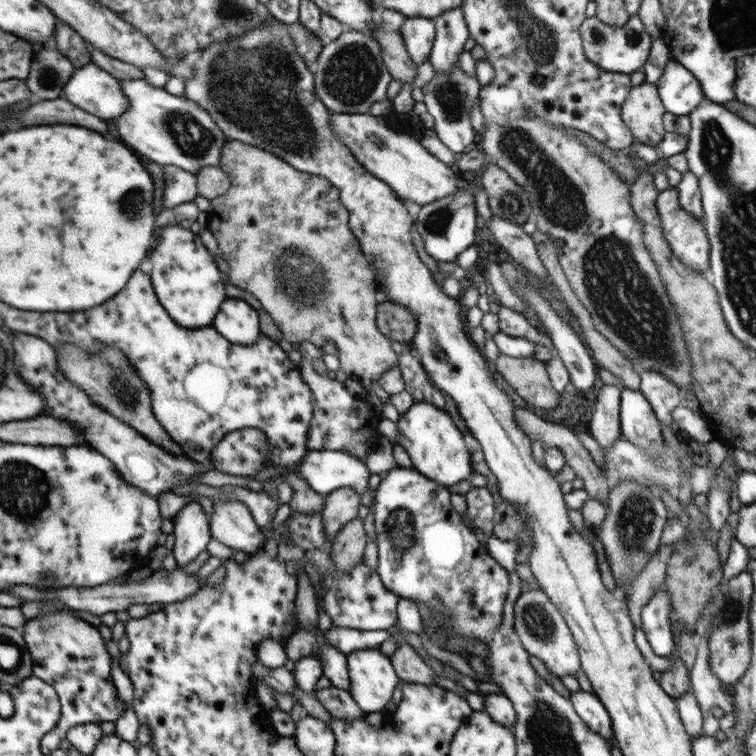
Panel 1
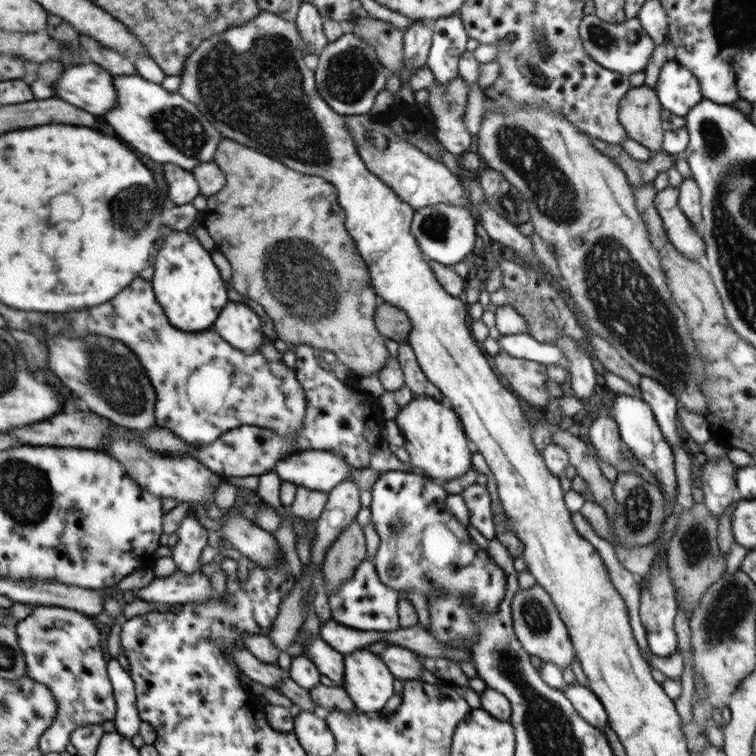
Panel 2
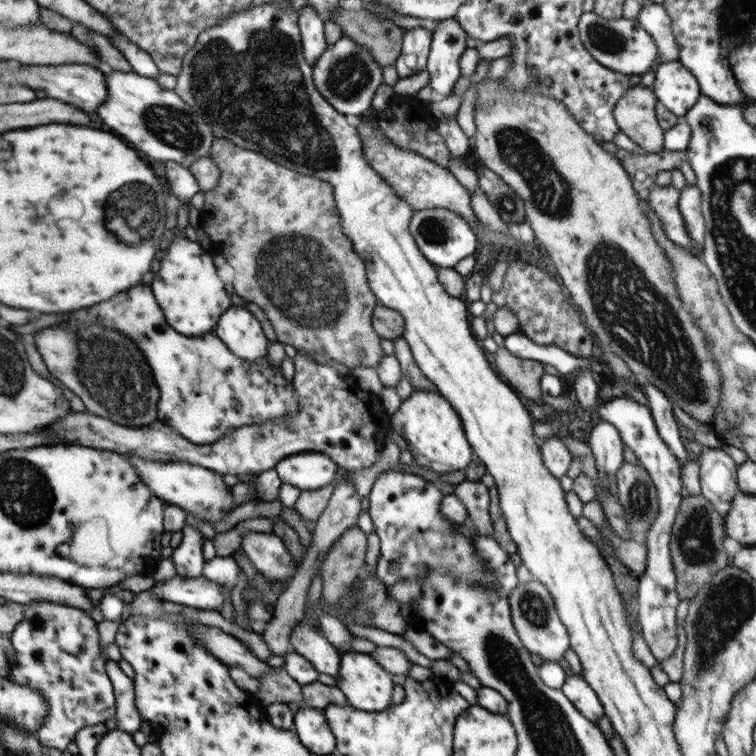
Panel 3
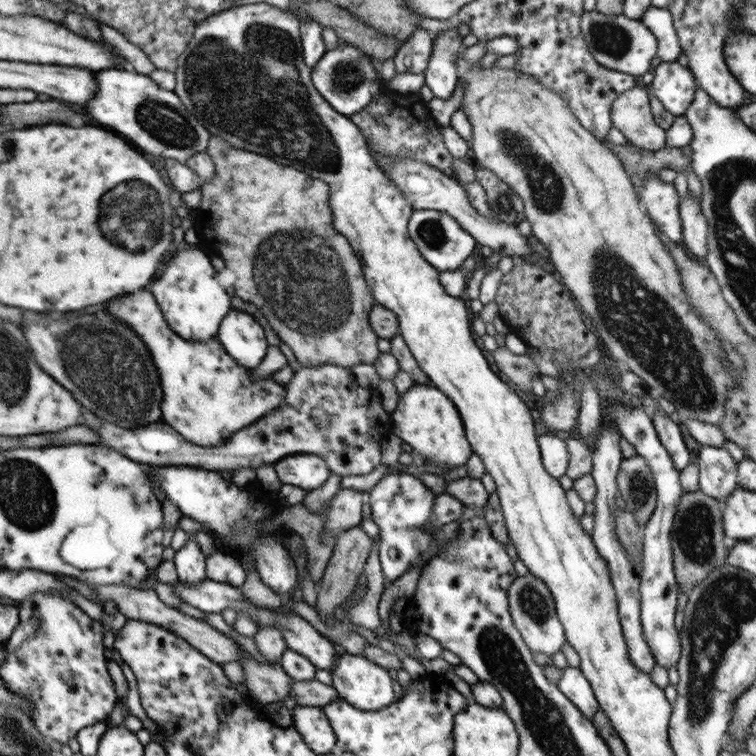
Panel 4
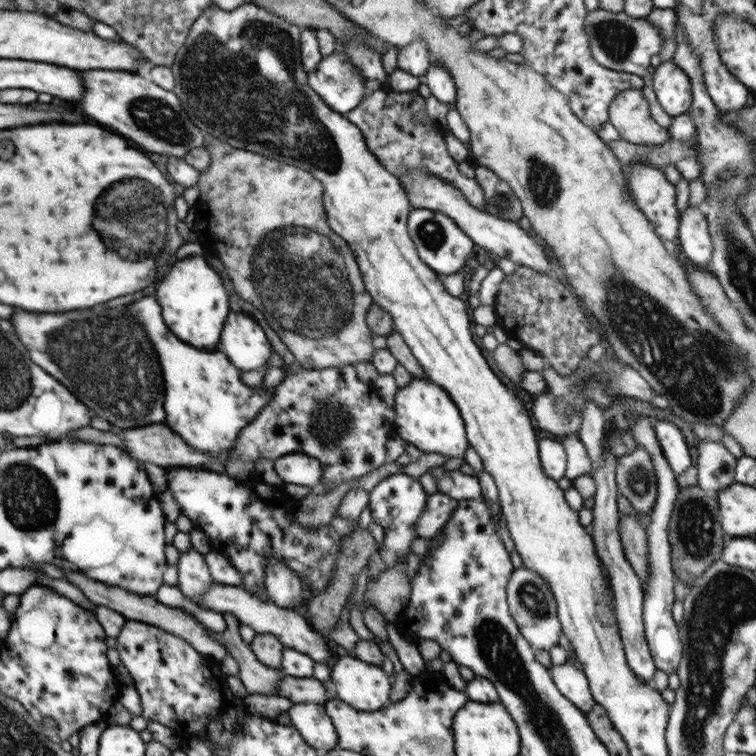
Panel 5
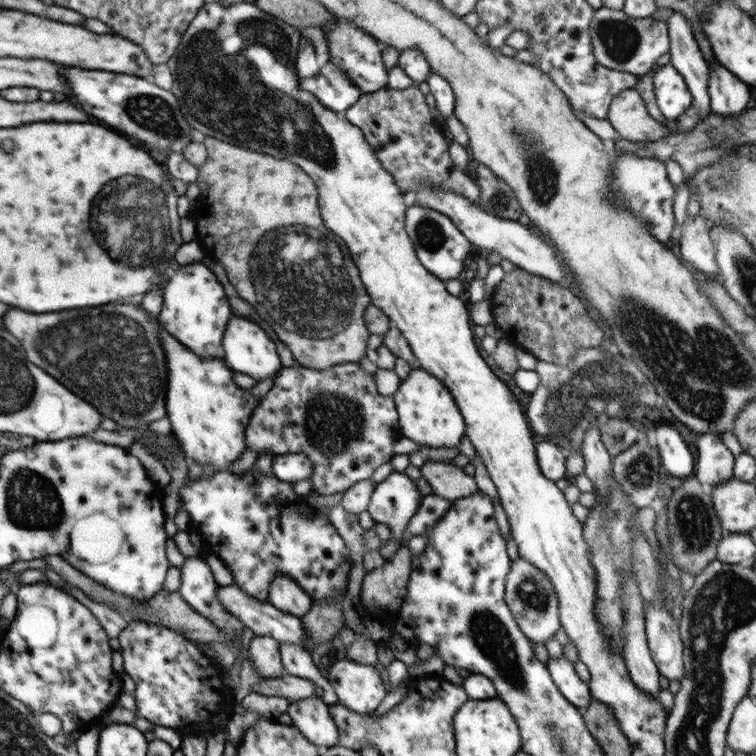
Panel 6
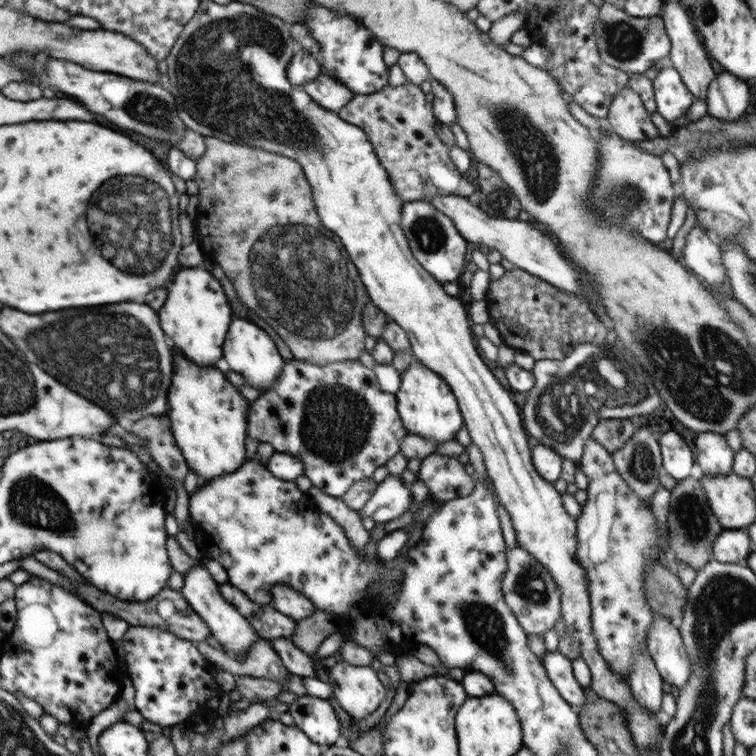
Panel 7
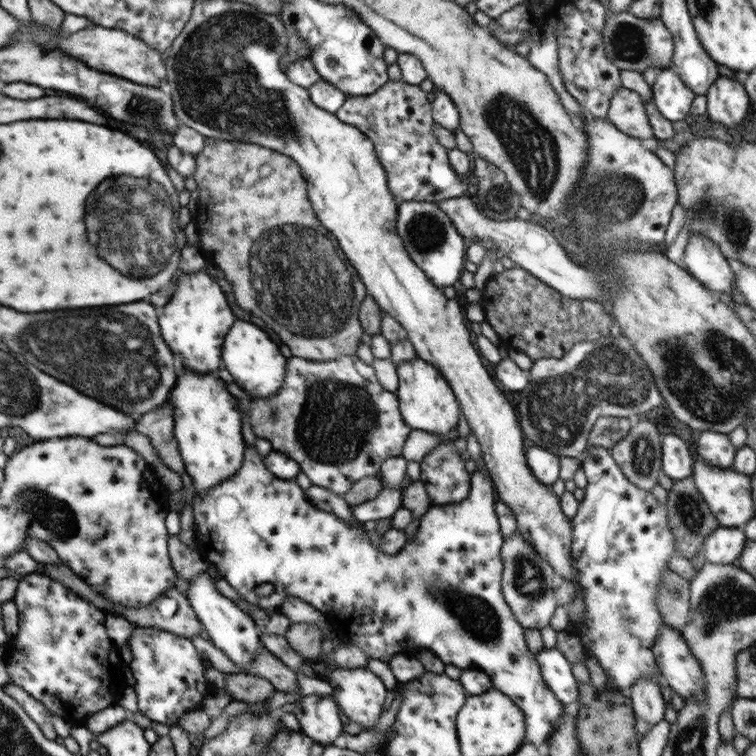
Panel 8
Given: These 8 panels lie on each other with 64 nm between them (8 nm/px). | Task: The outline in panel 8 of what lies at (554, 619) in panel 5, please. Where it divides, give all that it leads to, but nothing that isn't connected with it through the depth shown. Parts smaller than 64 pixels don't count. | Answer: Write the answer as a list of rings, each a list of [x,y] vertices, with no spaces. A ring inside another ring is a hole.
[[[516,530],[512,536],[504,539],[501,550],[504,570],[501,578],[501,590],[506,604],[525,630],[540,630],[549,625],[558,606],[554,596],[556,585],[560,583],[560,575],[554,567],[532,547],[532,543],[524,541],[520,531]]]

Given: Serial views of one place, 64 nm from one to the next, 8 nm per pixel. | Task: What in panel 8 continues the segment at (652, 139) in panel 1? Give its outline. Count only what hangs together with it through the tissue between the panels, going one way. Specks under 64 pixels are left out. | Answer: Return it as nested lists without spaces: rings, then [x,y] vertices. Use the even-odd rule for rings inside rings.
[[[620,87],[612,95],[606,117],[614,127],[631,138],[643,141],[655,137],[638,92]]]

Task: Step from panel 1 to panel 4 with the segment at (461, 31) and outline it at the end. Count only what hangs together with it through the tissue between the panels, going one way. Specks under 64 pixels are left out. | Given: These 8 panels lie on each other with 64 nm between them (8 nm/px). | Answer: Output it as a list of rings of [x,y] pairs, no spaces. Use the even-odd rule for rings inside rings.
[[[457,28],[442,31],[433,39],[432,56],[424,74],[426,86],[436,98],[448,100],[459,82],[459,71],[456,66],[456,55],[463,48],[462,36]]]

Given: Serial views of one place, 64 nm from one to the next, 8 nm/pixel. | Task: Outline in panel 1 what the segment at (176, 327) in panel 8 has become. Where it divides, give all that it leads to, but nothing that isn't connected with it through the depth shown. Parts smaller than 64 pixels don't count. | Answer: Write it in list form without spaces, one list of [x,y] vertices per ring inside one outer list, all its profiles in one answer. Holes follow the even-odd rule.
[[[177,225],[160,228],[158,246],[150,254],[153,288],[170,318],[184,328],[211,326],[220,305],[226,300],[222,274],[216,268],[212,254],[202,246],[198,234]]]

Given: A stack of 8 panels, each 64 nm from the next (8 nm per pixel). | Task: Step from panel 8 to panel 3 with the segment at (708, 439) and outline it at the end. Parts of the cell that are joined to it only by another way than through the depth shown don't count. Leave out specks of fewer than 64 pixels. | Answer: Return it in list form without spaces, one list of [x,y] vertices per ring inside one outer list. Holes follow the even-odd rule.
[[[705,447],[702,453],[699,467],[699,482],[701,495],[706,497],[710,503],[715,504],[720,500],[732,502],[739,492],[737,482],[737,464],[722,448]]]

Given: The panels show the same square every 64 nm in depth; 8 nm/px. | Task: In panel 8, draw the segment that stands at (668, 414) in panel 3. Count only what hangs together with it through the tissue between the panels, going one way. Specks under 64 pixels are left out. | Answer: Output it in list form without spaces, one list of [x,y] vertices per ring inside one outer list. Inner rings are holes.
[[[675,434],[663,435],[661,443],[661,464],[664,475],[673,481],[692,476],[694,461],[688,444]]]

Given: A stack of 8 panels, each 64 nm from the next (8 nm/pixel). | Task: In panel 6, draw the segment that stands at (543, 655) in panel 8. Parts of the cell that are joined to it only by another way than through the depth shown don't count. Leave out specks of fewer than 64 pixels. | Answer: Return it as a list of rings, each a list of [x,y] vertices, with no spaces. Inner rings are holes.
[[[561,655],[558,658],[550,657],[545,665],[554,684],[564,695],[564,698],[568,699],[570,704],[581,708],[581,710],[591,706],[592,696],[589,684],[582,681],[578,674],[576,674],[573,661]]]

